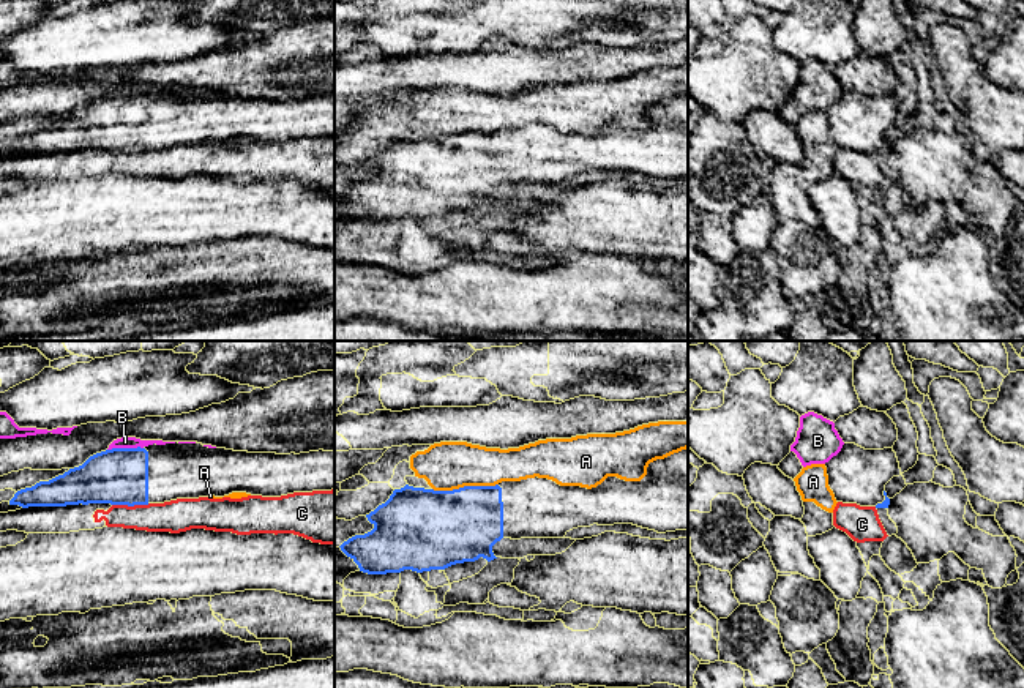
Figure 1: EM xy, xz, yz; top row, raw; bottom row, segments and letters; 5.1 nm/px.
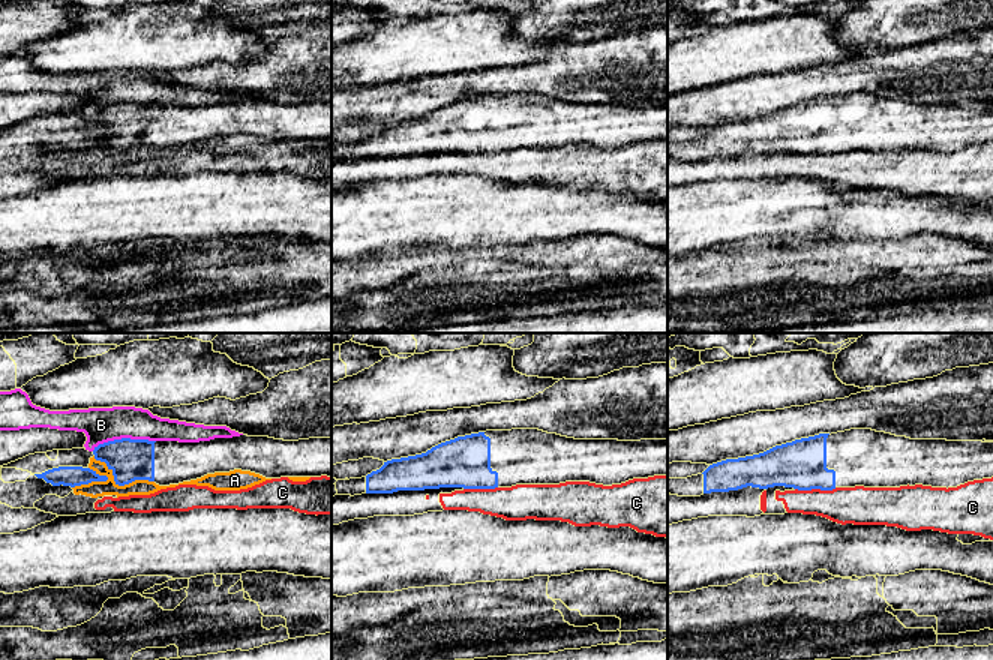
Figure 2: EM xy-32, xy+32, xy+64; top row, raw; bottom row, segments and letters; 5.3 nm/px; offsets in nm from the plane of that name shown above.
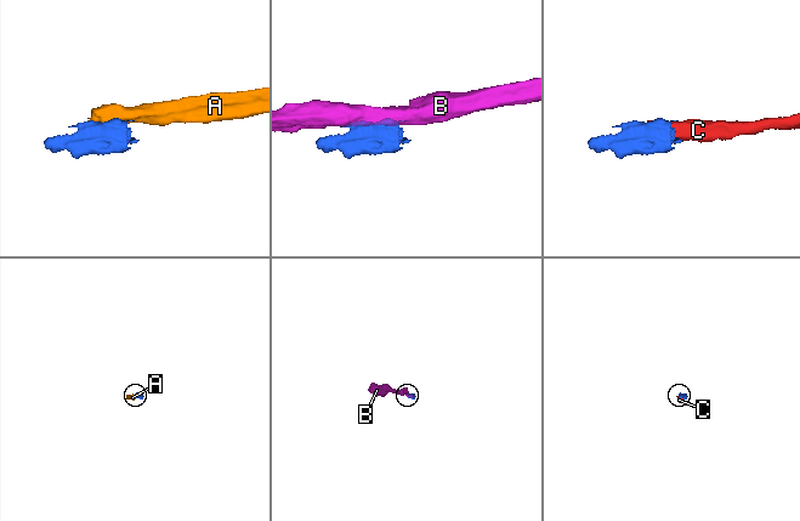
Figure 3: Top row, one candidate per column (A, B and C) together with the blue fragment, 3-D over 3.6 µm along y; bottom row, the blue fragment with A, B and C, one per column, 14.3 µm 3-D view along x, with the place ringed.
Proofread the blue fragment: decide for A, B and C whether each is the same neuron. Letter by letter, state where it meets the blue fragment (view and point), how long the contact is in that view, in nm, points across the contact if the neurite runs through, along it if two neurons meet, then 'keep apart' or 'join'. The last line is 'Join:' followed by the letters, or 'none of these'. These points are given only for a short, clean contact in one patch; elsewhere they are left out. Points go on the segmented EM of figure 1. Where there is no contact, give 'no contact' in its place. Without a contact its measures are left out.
A: xz (464, 486) | 340 nm | keep apart
B: xy (125, 448) | 180 nm | along xy (142, 447), (112, 447), (108, 450) | keep apart
C: xy (130, 505) | 190 nm | along xy (149, 504), (112, 505) | keep apart
Join: none of these

